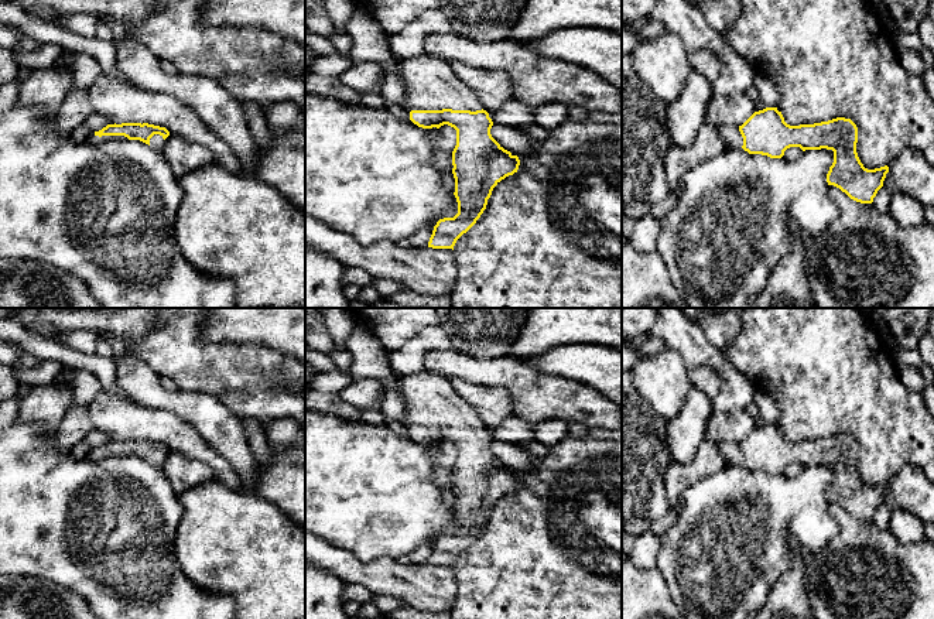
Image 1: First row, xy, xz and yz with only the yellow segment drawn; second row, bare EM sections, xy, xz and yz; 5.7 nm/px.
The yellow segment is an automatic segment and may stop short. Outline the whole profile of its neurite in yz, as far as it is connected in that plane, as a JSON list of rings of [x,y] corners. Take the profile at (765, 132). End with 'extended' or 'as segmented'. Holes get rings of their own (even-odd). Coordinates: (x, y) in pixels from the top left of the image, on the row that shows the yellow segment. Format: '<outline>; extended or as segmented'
[[[766,107],[755,112],[742,126],[723,126],[716,129],[721,138],[729,148],[743,148],[749,154],[762,154],[770,158],[781,158],[790,147],[805,150],[832,150],[834,163],[827,174],[828,185],[834,185],[845,192],[851,199],[861,204],[872,204],[877,191],[883,187],[889,167],[868,170],[861,163],[856,153],[858,127],[851,119],[837,117],[814,124],[790,126],[784,122],[777,107]]]; extended

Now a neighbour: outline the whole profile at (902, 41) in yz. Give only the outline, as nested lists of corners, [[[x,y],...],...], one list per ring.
[[[897,31],[896,34],[892,35],[892,38],[899,52],[906,49],[921,52],[921,49],[924,48],[924,44],[917,33],[906,34],[906,33]]]

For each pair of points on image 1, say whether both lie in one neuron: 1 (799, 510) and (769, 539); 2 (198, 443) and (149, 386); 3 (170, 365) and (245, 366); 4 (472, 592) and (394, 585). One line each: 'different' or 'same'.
1: same
2: different
3: same
4: different

